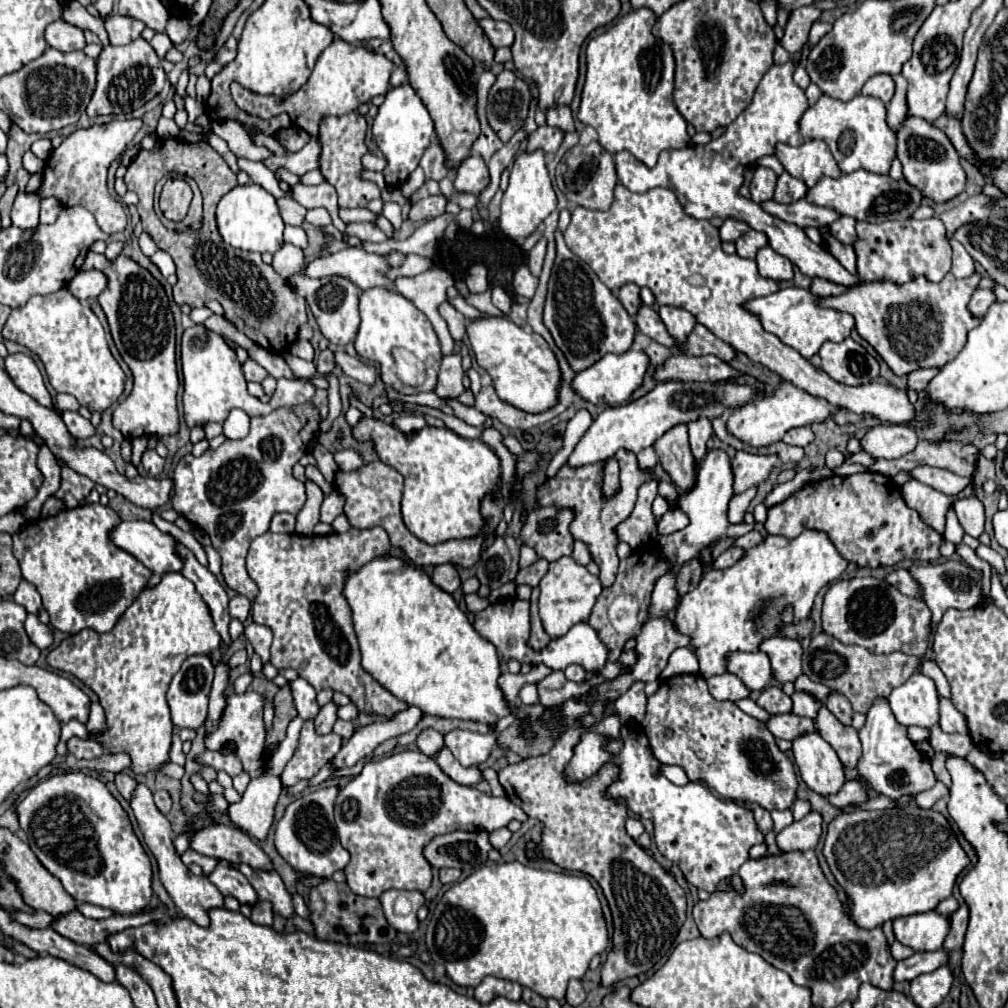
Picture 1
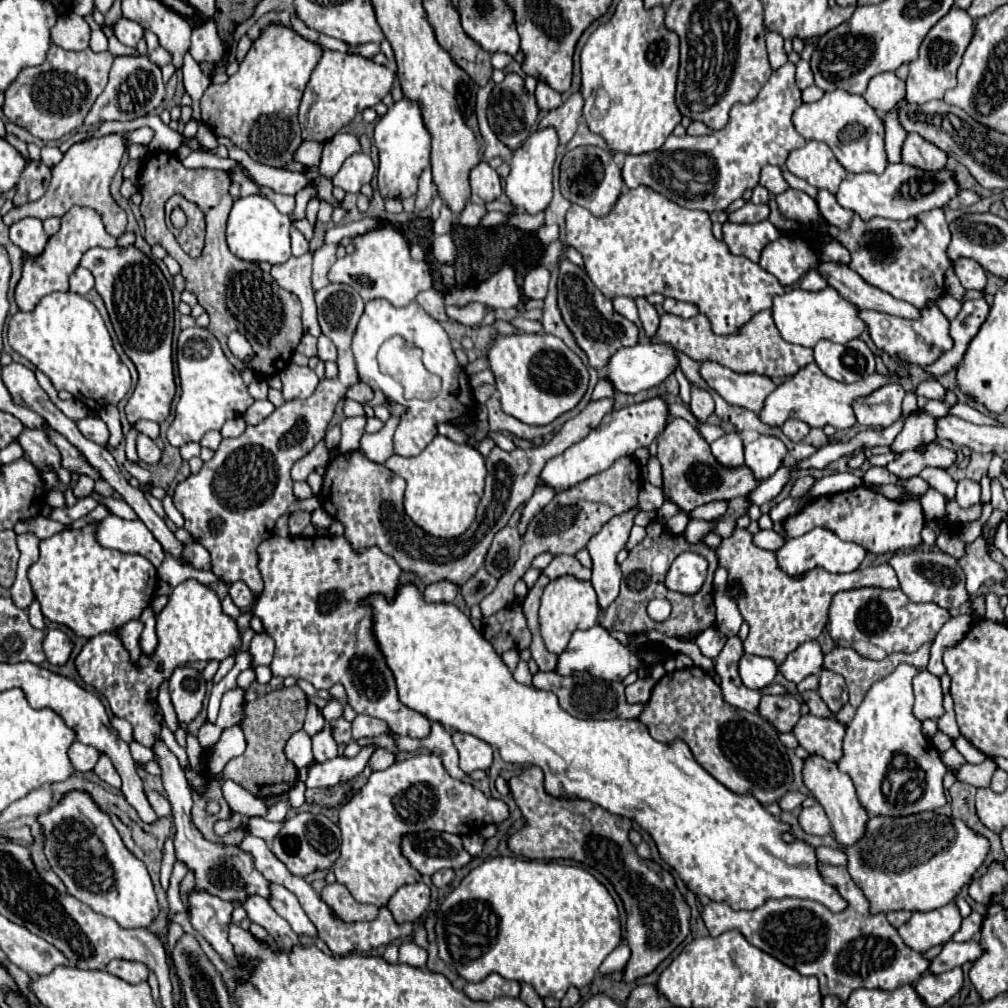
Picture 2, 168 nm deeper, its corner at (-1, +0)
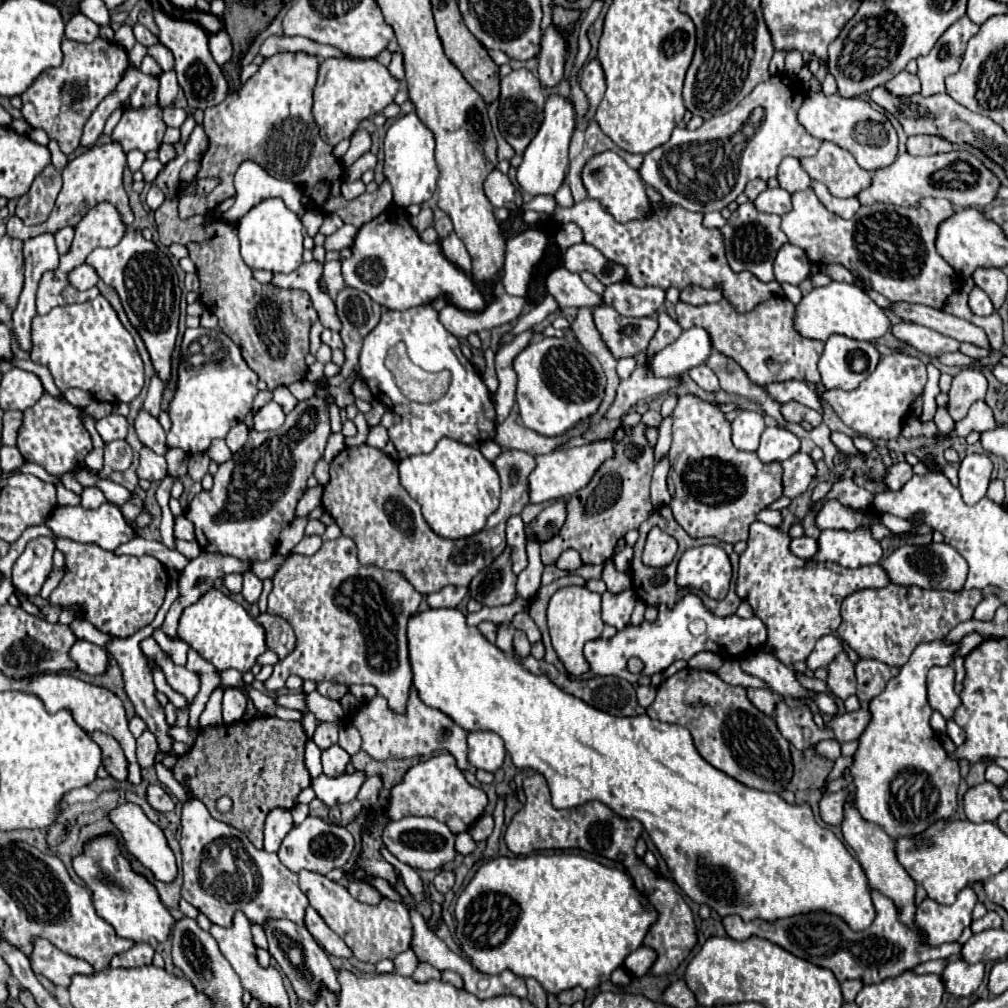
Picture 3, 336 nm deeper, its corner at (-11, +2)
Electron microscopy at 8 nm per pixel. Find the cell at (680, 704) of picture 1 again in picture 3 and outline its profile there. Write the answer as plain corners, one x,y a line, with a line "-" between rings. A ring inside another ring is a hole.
690,667
678,671
660,683
658,697
646,713
662,723
684,725
694,733
698,753
712,767
748,787
782,793
792,777
790,743
780,735
774,719
750,703
744,687
732,687
716,673

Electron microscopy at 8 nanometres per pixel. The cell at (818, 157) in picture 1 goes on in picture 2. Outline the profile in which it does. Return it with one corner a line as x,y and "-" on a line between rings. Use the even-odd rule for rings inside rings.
808,141
804,147
790,151
786,169
816,189
828,189
830,193
836,193
846,177
846,169
842,169
824,141

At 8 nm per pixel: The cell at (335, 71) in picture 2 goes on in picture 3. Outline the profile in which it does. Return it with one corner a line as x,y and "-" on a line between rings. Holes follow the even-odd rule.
376,59
322,61
318,69
318,81
314,87
314,107
312,107
312,115
316,119
322,139
330,145
338,145
342,139
350,139
364,119
382,113
382,109
394,101
398,87
400,87
398,79
394,79
390,71

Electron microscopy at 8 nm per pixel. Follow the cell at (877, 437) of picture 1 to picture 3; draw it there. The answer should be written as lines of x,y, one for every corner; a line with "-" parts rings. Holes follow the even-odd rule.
964,367
952,381
952,389
950,389
950,405
948,405
948,413
952,415
954,421
960,421
966,417
970,405
978,399
984,399
988,389
988,379
984,377
984,373
980,369
972,369
972,367

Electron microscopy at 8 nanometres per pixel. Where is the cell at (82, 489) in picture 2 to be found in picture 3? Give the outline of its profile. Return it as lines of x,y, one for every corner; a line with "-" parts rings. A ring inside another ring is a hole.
58,485
58,505
80,505
80,497
68,491
64,485

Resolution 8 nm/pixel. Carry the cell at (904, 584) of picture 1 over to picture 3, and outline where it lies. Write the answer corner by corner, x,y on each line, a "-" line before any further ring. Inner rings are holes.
752,523
750,527
750,537
748,537
748,549
740,555
740,577
738,577
738,589
736,593
740,599
744,599
756,617
762,619
762,623
768,629
768,641
766,649
774,647
776,659
780,659
784,665
792,667
790,663
804,661
810,653
816,641
828,633
836,633
840,627
840,610
844,597
852,595
854,591
868,589
868,587
886,587
890,583
886,571
880,565
868,565
868,567
858,567
858,569
846,569
838,563
818,563
818,561
804,561
796,555
792,555
788,543
792,537
776,527
770,527
766,523

